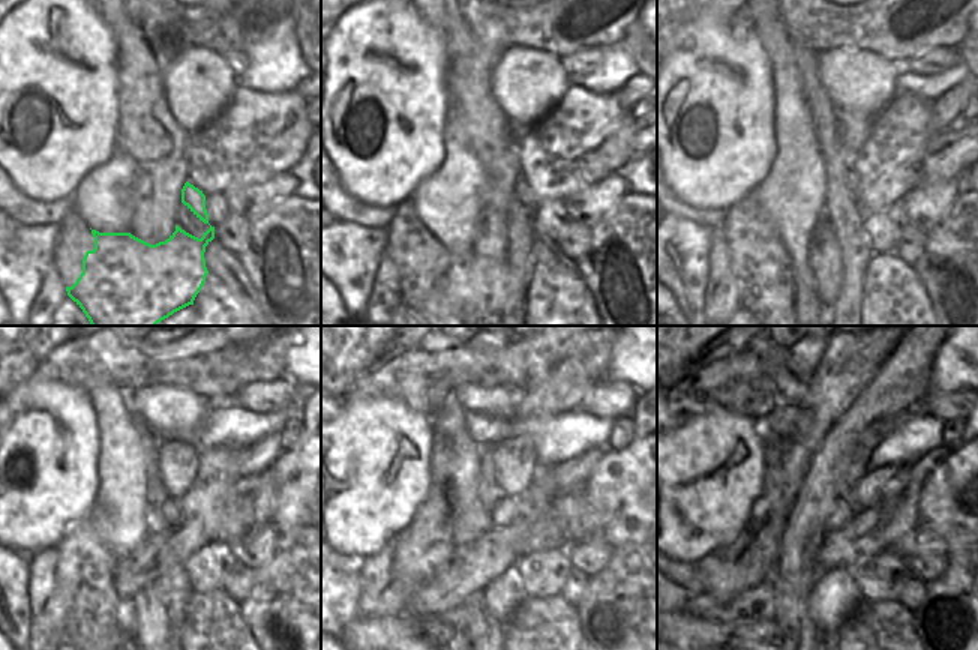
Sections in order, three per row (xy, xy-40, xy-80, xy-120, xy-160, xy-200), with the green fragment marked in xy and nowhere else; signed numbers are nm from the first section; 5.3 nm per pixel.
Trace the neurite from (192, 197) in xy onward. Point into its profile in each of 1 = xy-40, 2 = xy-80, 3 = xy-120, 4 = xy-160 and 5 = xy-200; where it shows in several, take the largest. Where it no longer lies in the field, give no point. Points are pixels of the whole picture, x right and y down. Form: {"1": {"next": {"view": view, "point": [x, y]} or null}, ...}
{"1": {"next": {"view": "xy-40", "point": [522, 191]}}, "2": {"next": {"view": "xy-80", "point": [851, 179]}}, "3": {"next": {"view": "xy-120", "point": [171, 512]}}, "4": {"next": {"view": "xy-160", "point": [506, 511]}}, "5": {"next": {"view": "xy-200", "point": [843, 509]}}}

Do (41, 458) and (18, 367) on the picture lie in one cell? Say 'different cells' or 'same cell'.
different cells

